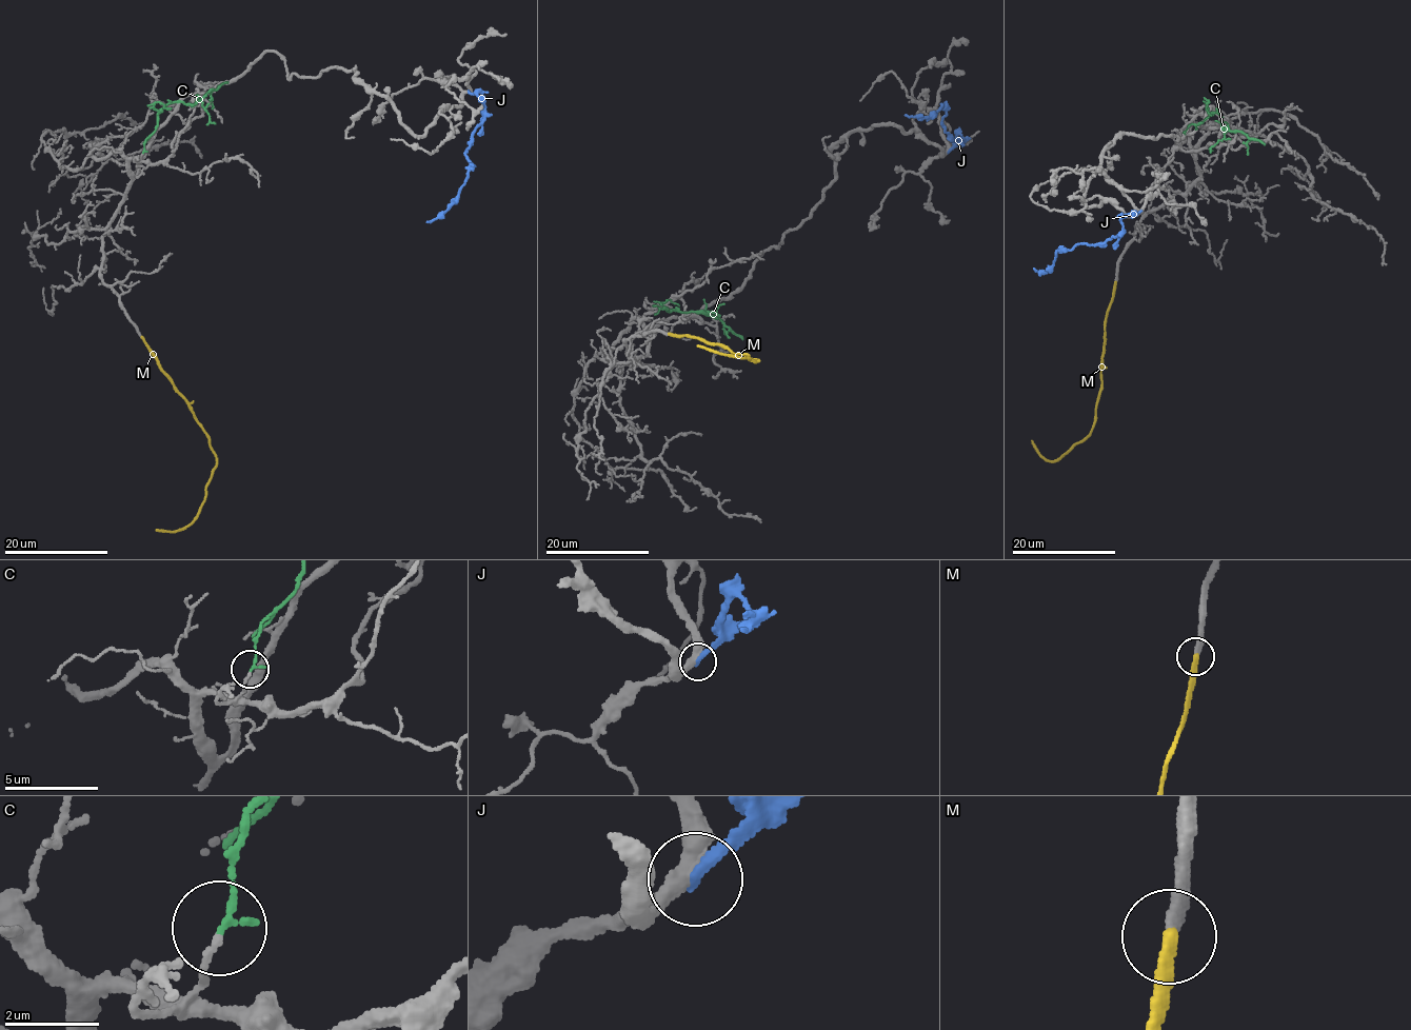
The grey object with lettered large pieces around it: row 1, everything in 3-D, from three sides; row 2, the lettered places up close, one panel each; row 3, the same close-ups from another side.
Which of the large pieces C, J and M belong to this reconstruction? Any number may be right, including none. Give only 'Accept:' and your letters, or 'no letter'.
Accept: M

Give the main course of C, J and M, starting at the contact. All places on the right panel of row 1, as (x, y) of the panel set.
C: (1184, 131), (1218, 113), (1224, 130), (1251, 139), (1247, 155)
J: (1139, 212), (1123, 217), (1119, 234), (1061, 250), (1055, 253), (1054, 265), (1044, 272), (1033, 268)
M: (1115, 282), (1106, 319), (1101, 387), (1090, 436), (1061, 457), (1051, 460), (1040, 455), (1031, 440)

